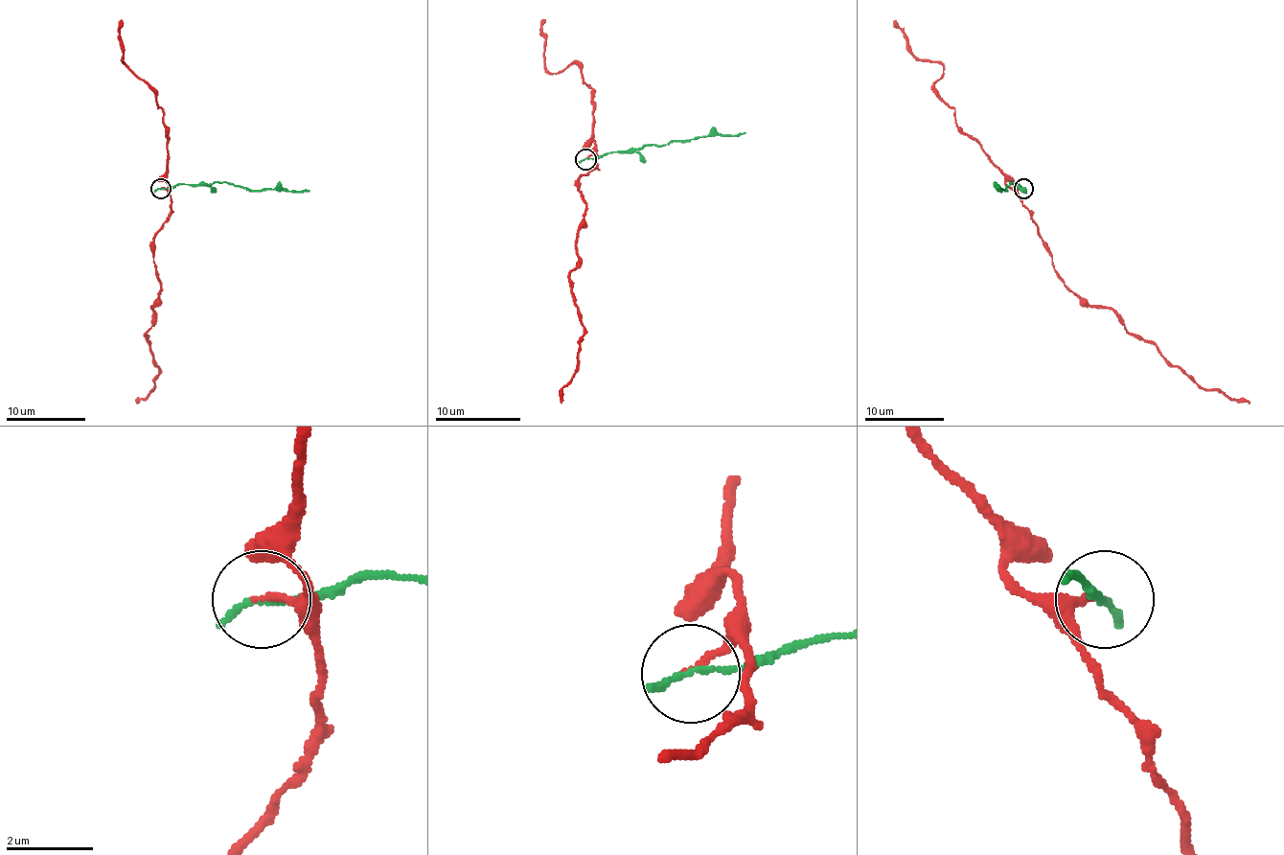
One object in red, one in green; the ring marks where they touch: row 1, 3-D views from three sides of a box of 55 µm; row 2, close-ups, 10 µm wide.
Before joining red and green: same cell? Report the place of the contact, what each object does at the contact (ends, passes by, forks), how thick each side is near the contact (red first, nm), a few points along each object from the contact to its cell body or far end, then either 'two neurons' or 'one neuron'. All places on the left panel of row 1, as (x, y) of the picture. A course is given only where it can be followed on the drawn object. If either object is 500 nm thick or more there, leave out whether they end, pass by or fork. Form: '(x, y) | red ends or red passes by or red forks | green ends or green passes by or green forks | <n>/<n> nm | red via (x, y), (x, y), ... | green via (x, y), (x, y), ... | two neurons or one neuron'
(160, 188) | red ends | green ends | 150/180 nm | red via (161, 189), (171, 198), (169, 219), (155, 236), (161, 289), (145, 334), (159, 367), (152, 389), (137, 403) | green via (161, 189), (232, 183), (252, 191), (309, 191) | two neurons

